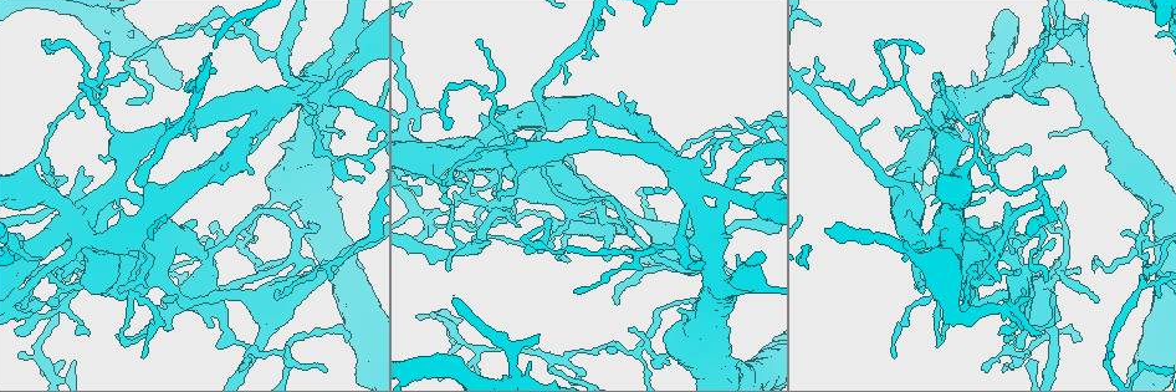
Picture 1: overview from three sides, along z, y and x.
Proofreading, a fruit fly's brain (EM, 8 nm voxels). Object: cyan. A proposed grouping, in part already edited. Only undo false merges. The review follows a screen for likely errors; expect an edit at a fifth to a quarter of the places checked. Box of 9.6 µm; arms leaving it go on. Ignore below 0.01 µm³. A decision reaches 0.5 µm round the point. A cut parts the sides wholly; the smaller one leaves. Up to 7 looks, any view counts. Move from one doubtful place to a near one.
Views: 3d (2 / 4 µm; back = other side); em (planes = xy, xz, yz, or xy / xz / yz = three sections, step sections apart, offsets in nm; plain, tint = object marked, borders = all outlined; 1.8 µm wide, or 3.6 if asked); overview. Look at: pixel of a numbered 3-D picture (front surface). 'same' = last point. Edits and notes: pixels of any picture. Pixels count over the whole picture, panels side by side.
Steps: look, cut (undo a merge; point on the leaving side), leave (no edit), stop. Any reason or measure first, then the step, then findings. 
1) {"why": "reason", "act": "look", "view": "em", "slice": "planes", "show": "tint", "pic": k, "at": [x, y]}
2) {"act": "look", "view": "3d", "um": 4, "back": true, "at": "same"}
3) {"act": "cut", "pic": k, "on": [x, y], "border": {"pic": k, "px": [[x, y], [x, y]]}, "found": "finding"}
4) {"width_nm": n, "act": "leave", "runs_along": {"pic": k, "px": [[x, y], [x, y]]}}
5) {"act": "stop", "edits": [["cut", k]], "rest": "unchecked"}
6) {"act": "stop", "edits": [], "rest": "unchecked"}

{"why": "narrows sharply", "act": "look", "view": "3d", "um": 2, "pic": 1, "at": [640, 350]}

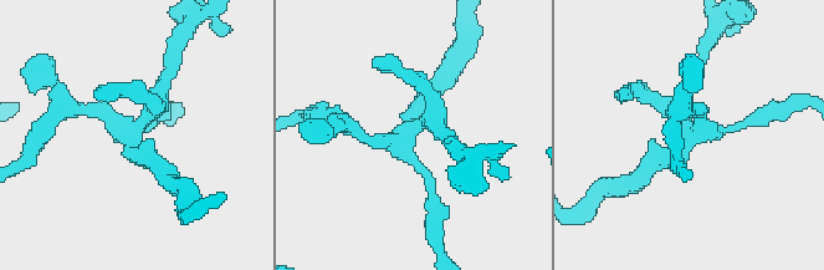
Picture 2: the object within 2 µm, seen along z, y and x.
{"why": "shape alone is not enough", "act": "look", "view": "em", "slice": "yz", "step": 16, "show": "plain", "pic": 2, "at": [137, 127]}

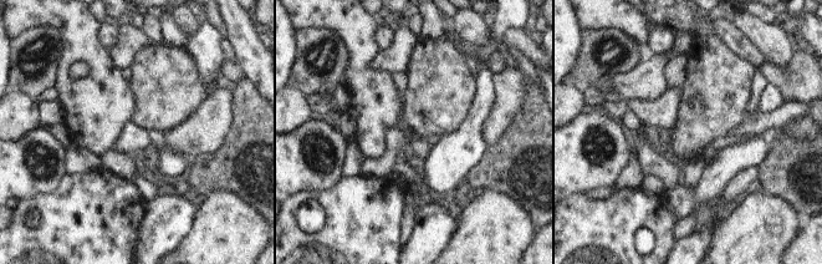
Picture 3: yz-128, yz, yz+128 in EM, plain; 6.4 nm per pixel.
{"act": "look", "view": "em", "slice": "yz", "step": 16, "show": "tint", "at": "same"}

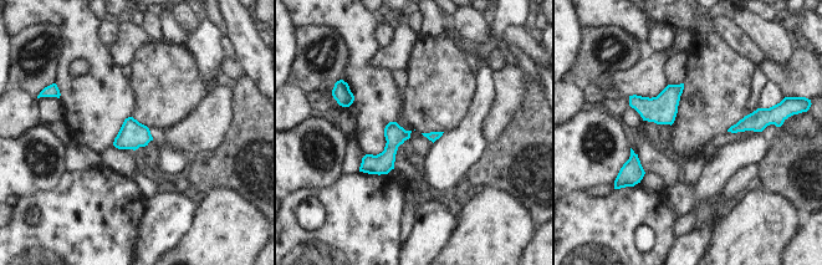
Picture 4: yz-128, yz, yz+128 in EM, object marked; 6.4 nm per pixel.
{"act": "leave", "found": "continuous, no second neuron"}

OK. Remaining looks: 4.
{"why": "side arm on a straight run", "act": "look", "view": "em", "slice": "planes", "show": "tint", "pic": 1, "at": [723, 194]}

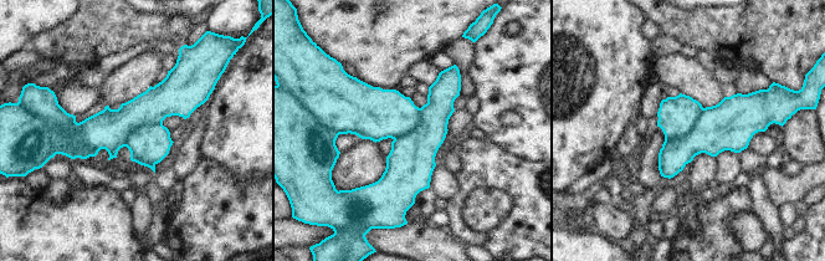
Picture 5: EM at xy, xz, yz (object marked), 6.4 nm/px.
{"act": "cut", "pic": 5, "on": [677, 116], "border": {"pic": 5, "px": [[703, 108], [686, 133], [665, 141]]}, "found": "two neurons meet here"}

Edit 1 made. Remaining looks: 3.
{"why": "see it whole again", "act": "look", "view": "overview"}

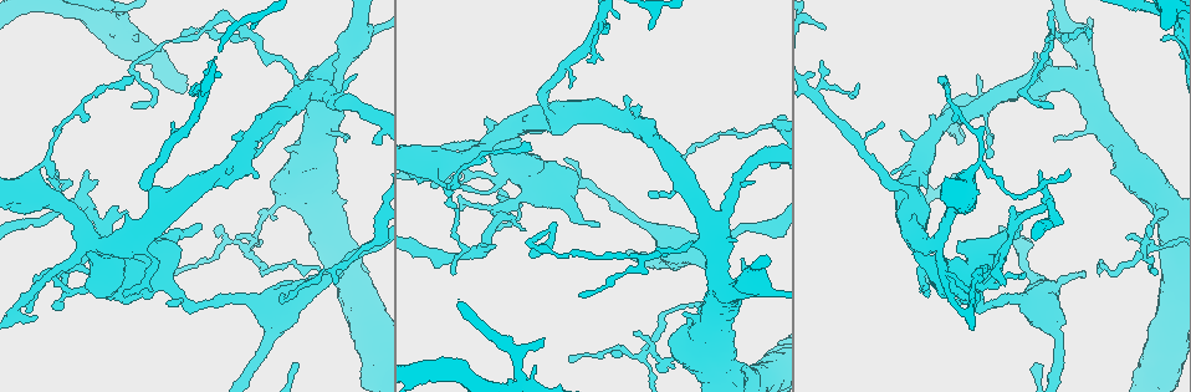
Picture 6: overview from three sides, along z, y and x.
{"why": "sudden change in width", "act": "look", "view": "3d", "um": 2, "pic": 6, "at": [817, 96]}

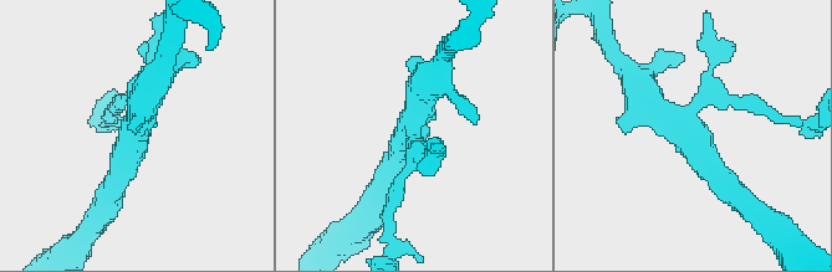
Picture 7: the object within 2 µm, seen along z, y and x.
{"act": "look", "view": "em", "slice": "planes", "show": "tint", "pic": 7, "at": [133, 140]}

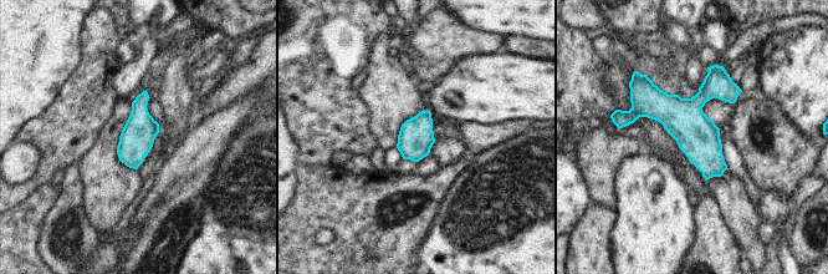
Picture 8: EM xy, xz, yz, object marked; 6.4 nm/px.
{"act": "leave", "runs_along": {"pic": 8, "px": [[736, 90], [622, 123]]}, "found": "one neuron here"}

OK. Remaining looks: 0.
{"act": "stop", "edits": [["cut", 5]], "rest": "unchecked"}

